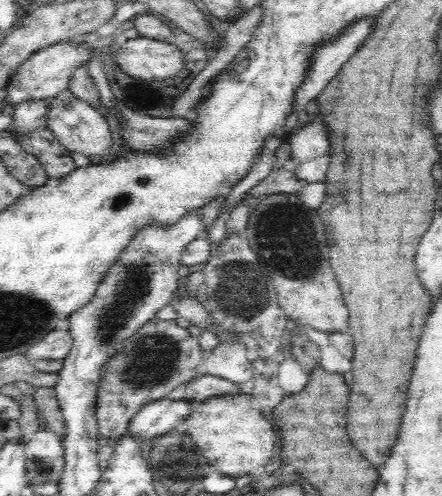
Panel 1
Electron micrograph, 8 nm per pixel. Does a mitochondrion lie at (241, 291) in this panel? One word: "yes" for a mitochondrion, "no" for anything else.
yes

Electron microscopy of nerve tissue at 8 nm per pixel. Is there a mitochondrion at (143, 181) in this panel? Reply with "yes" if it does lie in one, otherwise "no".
no

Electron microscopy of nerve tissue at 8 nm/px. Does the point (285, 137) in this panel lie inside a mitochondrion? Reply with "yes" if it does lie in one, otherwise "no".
no

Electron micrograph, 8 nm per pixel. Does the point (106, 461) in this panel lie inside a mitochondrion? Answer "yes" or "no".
no

